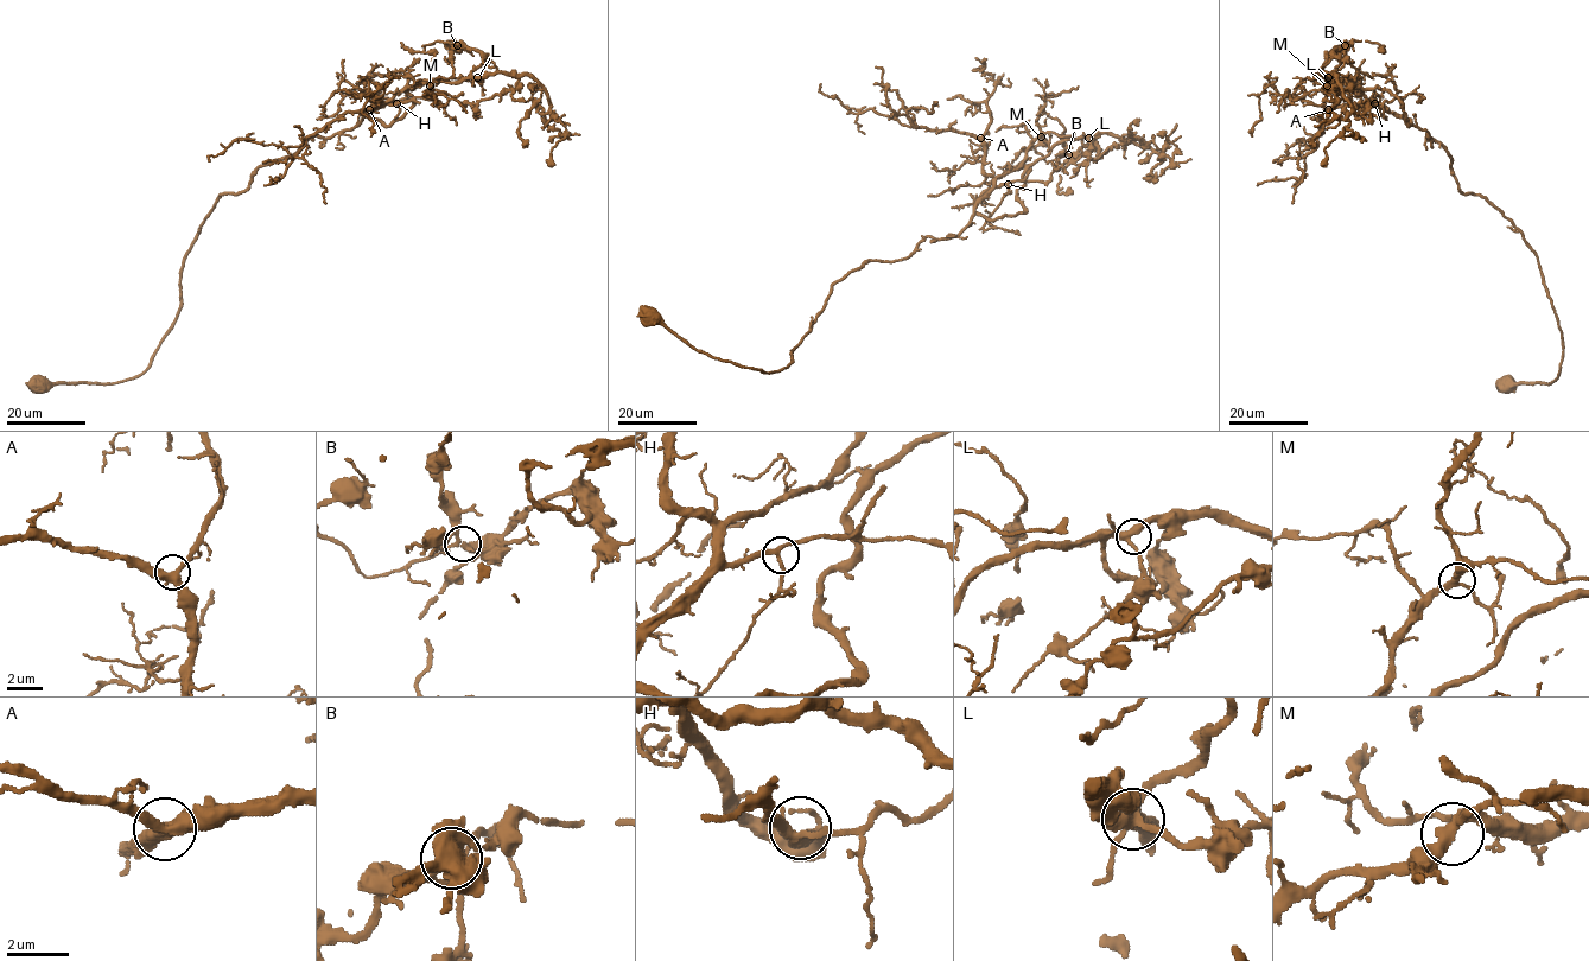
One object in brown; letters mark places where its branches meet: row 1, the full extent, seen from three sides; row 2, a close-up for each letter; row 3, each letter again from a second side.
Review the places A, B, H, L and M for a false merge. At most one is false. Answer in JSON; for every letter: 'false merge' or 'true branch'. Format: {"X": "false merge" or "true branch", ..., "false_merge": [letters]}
{"A": "true branch", "B": "true branch", "H": "true branch", "L": "true branch", "M": "true branch", "false_merge": []}

